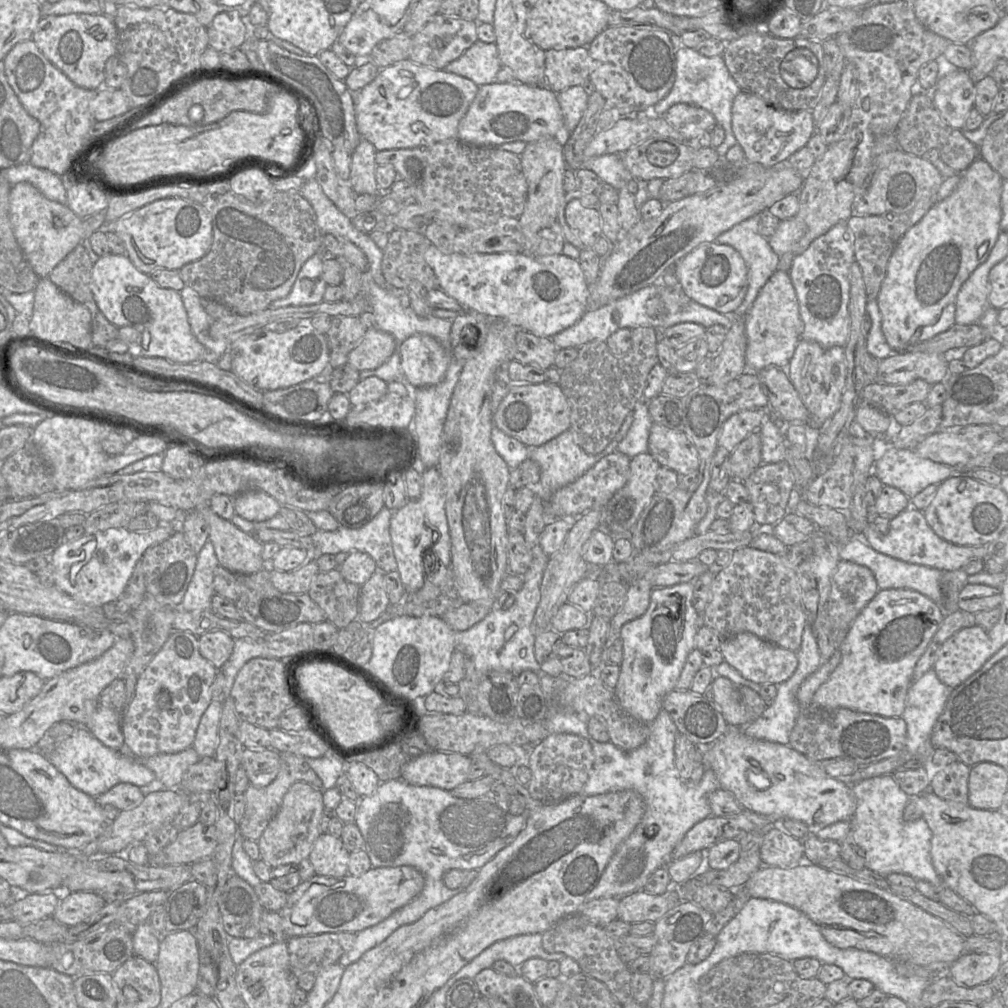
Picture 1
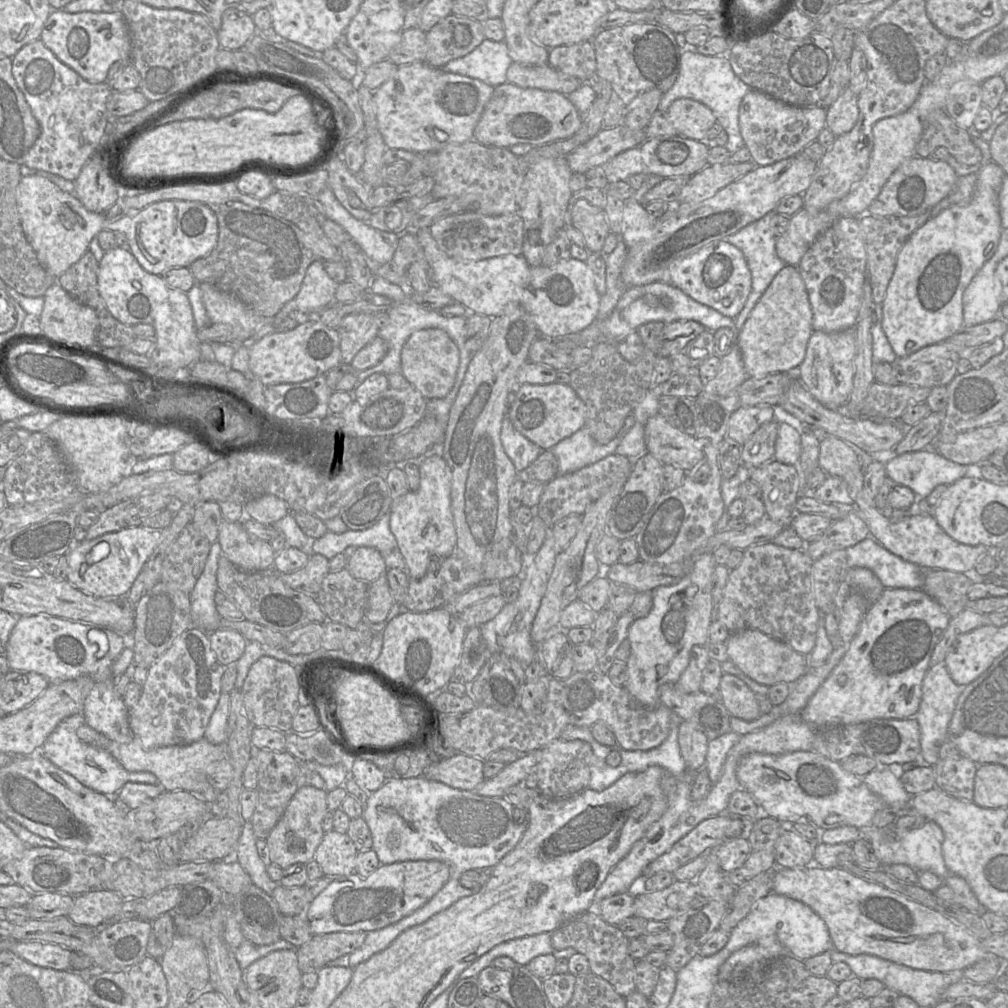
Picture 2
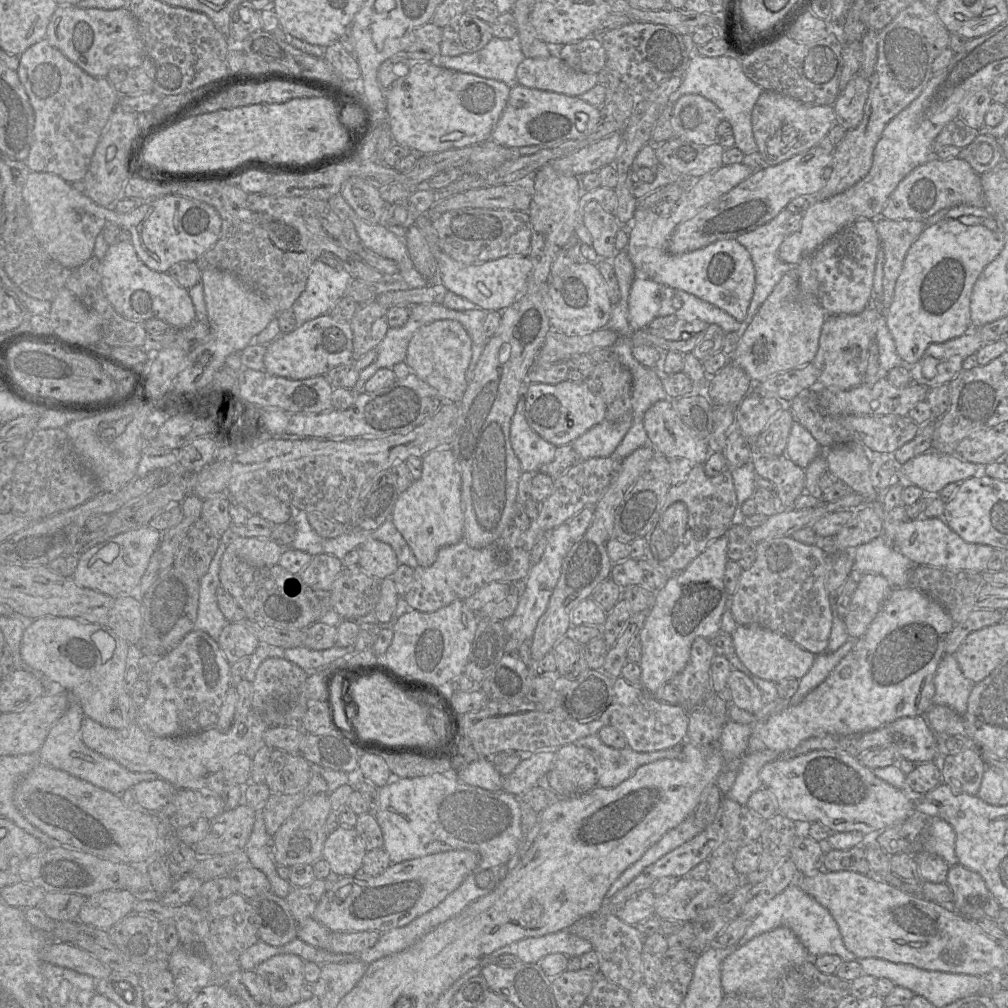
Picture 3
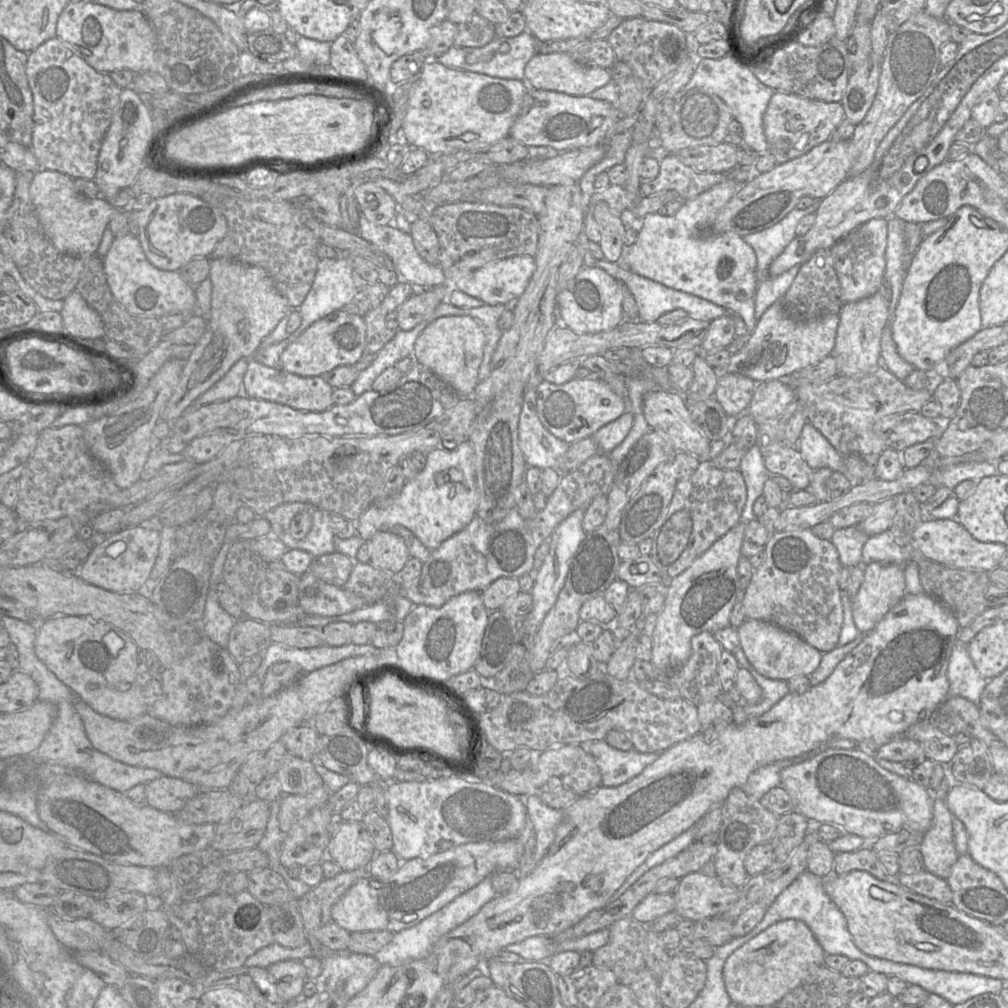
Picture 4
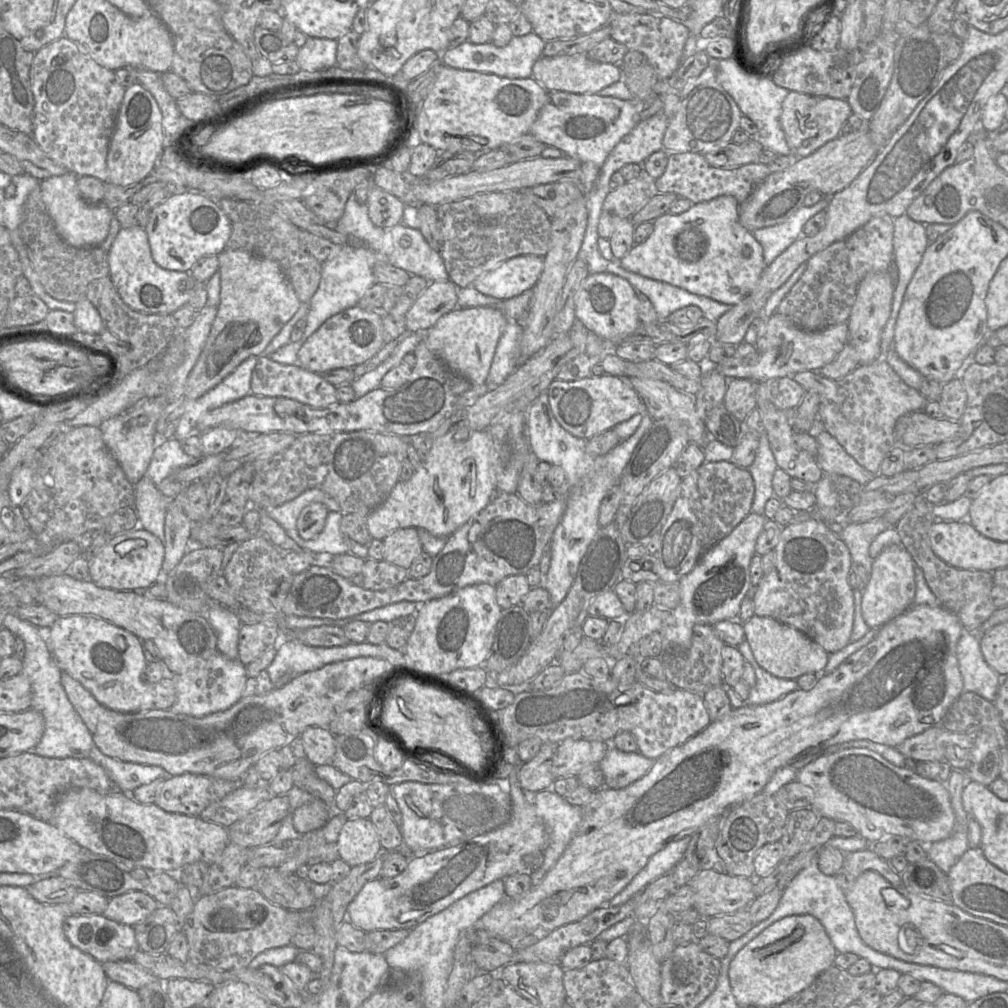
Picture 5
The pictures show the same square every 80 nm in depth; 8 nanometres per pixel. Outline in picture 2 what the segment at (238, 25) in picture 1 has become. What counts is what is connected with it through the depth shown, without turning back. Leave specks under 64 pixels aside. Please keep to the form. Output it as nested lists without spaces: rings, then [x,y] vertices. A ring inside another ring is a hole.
[[[236,8],[224,12],[221,28],[217,31],[221,48],[239,50],[258,32],[252,16]]]

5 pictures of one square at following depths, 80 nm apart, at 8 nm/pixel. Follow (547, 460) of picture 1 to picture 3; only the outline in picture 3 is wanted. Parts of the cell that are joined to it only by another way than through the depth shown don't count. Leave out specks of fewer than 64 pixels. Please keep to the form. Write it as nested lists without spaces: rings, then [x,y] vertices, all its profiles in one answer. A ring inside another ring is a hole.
[[[626,413],[617,422],[602,423],[592,427],[570,444],[581,461],[594,457],[612,456],[632,426],[632,413]]]

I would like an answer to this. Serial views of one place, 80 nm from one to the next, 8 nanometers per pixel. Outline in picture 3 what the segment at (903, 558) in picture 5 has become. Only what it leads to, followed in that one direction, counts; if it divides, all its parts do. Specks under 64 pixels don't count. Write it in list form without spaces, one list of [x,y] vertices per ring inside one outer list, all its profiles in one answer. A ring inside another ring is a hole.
[[[862,574],[844,618],[849,638],[860,638],[893,591],[885,577],[879,574]]]

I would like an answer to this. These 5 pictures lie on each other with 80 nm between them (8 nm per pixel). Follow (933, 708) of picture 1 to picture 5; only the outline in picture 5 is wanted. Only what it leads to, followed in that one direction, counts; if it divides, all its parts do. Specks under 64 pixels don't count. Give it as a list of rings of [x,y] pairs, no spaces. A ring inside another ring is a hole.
[[[963,630],[956,651],[964,692],[974,692],[994,702],[1005,676],[999,675],[984,660],[980,635]]]

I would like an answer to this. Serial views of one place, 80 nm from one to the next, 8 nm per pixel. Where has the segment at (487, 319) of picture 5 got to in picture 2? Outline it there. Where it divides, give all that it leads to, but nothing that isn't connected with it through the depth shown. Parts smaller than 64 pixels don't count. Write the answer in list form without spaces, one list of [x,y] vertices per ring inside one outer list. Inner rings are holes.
[[[439,328],[413,332],[401,351],[401,373],[427,400],[443,398],[449,393],[455,382],[459,362],[460,351],[457,344]]]

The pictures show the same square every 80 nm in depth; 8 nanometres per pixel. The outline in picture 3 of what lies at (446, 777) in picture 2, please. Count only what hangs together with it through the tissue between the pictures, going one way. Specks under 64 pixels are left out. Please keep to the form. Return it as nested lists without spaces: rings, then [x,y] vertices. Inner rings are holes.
[[[480,758],[457,770],[457,777],[464,783],[486,790],[502,790],[504,777],[487,758]]]

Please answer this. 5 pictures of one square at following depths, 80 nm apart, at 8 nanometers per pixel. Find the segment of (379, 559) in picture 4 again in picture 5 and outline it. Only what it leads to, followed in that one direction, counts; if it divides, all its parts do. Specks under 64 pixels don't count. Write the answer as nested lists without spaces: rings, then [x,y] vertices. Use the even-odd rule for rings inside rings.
[[[417,528],[397,529],[383,539],[383,560],[402,568],[409,569],[422,552]]]

